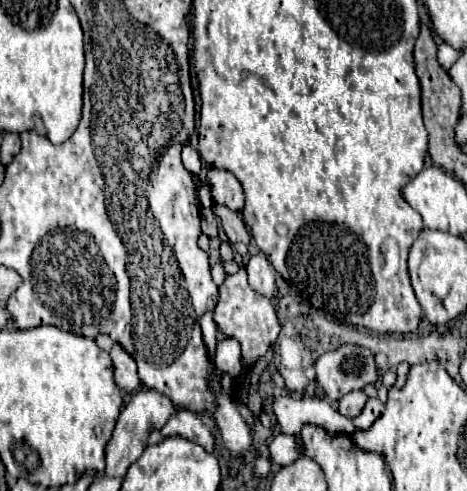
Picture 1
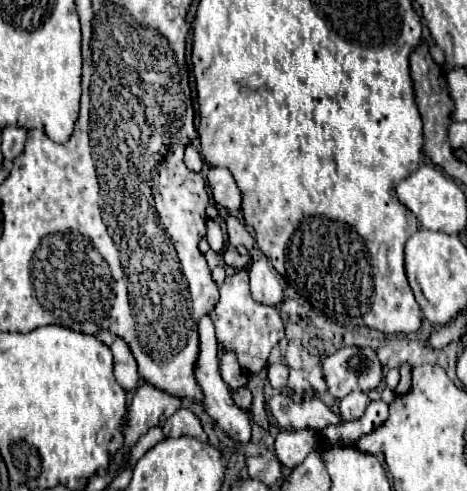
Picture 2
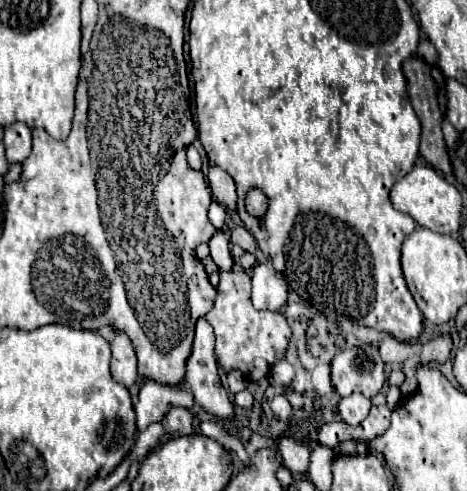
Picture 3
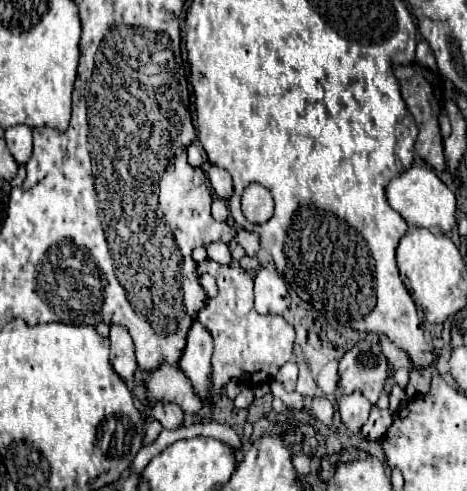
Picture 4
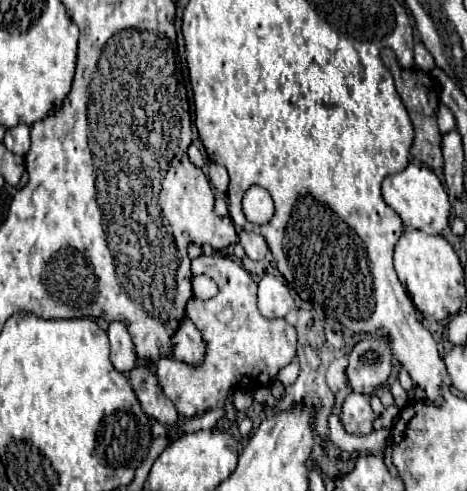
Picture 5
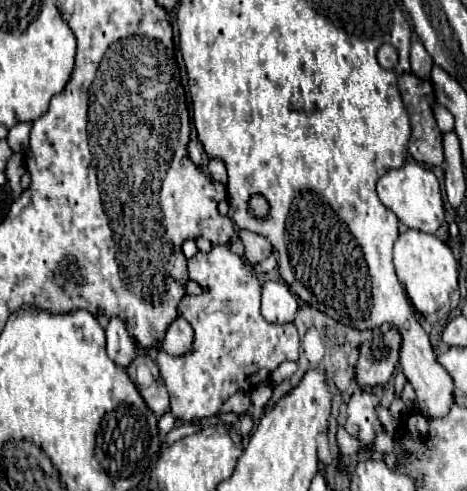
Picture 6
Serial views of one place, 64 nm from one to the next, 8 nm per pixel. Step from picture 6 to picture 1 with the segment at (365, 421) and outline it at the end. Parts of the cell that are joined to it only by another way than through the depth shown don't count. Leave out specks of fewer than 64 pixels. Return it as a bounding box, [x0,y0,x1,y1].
[338,390,368,418]

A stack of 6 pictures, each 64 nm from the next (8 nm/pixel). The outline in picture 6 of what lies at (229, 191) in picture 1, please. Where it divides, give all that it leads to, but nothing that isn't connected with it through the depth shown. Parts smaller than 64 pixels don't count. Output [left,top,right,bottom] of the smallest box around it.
[208,158,226,184]

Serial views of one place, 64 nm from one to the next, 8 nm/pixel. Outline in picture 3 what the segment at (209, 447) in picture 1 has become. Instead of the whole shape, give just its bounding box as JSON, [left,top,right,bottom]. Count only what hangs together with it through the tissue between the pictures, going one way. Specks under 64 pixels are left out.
[162,408,194,438]

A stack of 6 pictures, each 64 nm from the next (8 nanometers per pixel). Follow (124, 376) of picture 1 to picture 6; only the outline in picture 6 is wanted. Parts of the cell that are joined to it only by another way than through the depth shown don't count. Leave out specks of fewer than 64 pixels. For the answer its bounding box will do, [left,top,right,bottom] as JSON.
[106,318,138,368]

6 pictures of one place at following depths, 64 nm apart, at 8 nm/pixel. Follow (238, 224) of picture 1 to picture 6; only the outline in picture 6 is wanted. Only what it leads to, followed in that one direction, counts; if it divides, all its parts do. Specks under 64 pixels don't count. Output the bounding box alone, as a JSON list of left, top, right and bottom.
[238,230,272,264]

